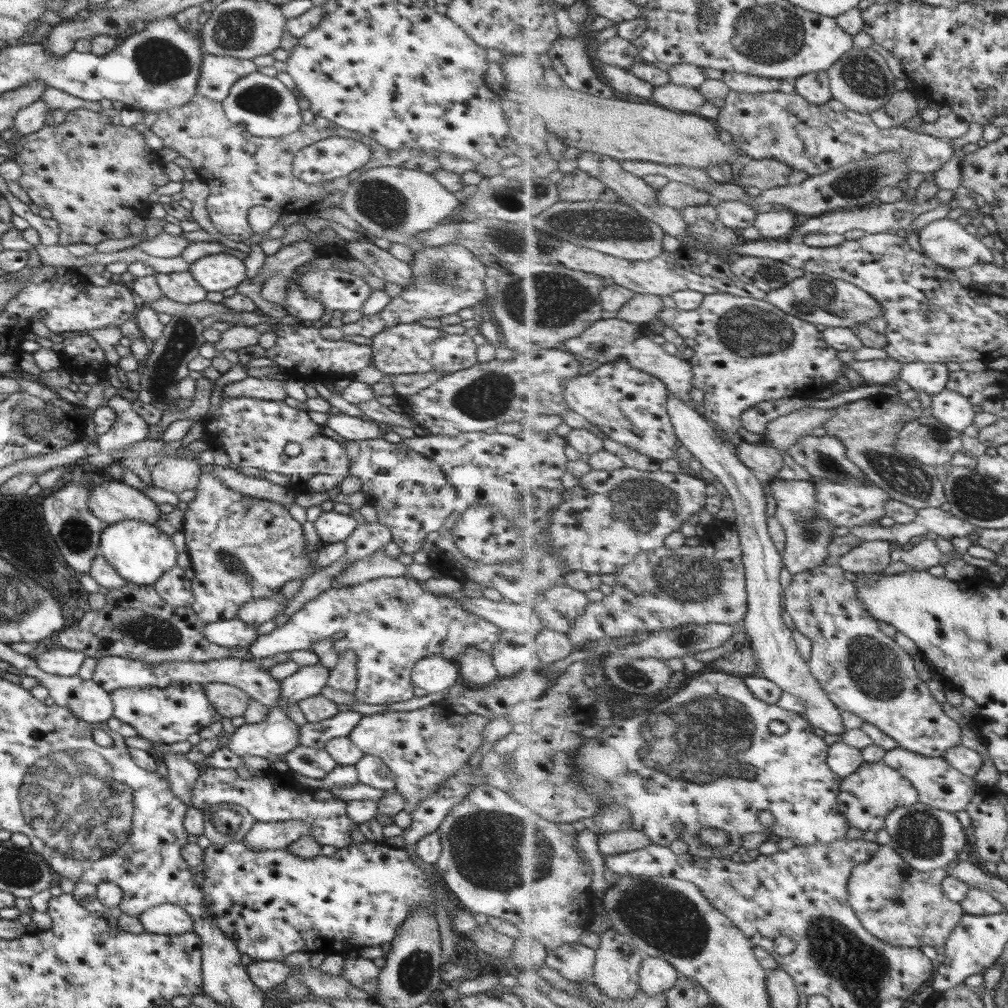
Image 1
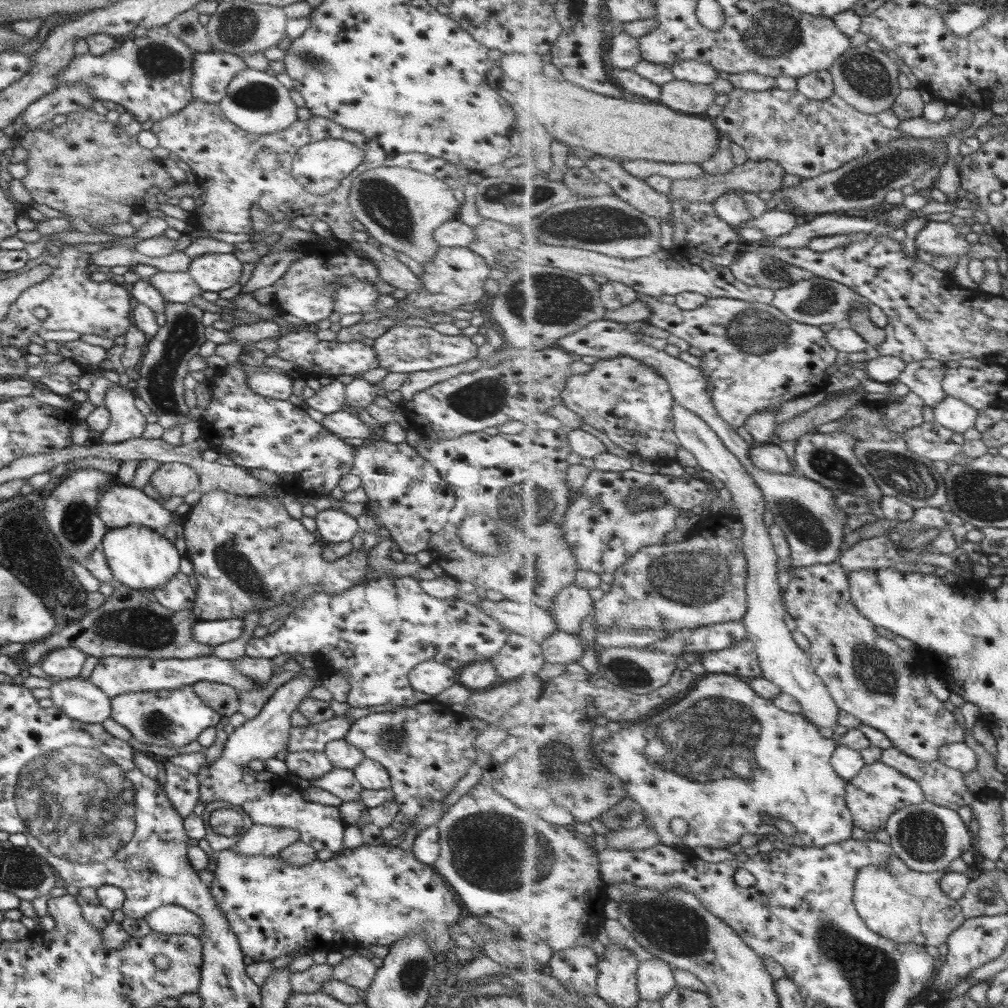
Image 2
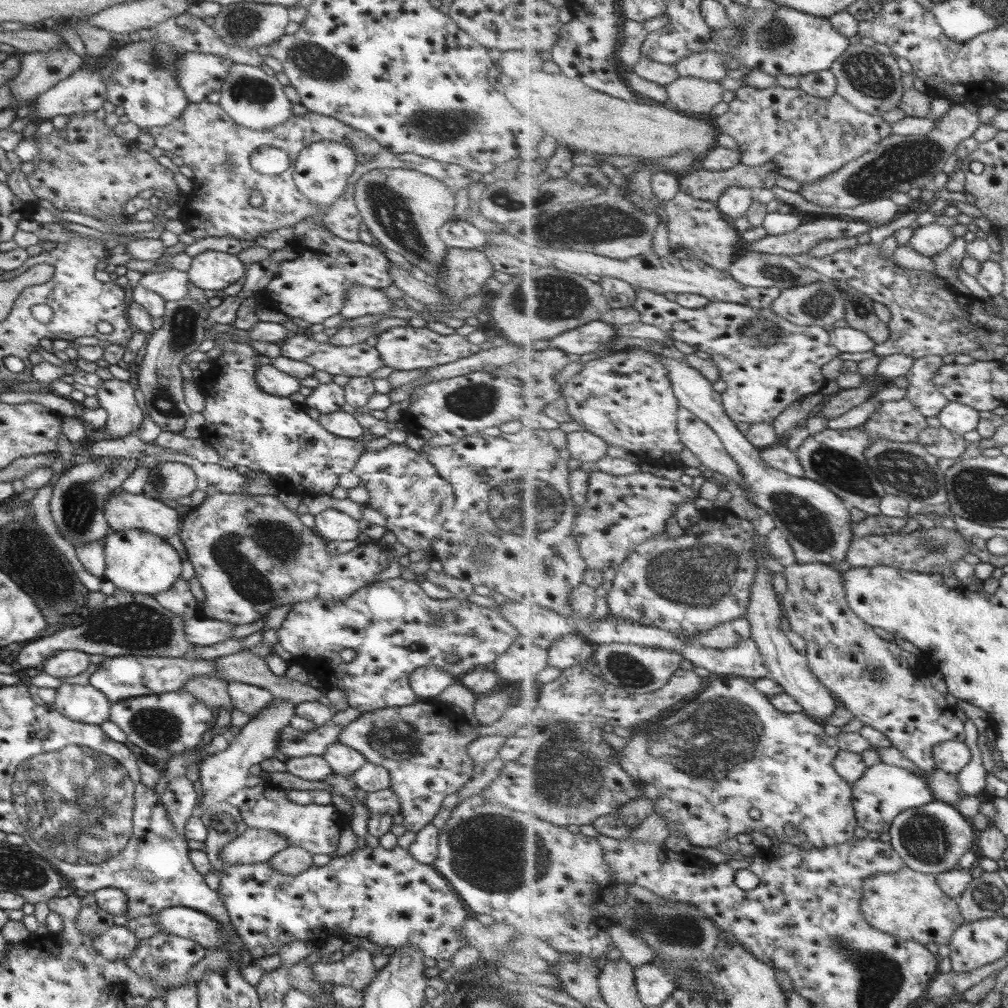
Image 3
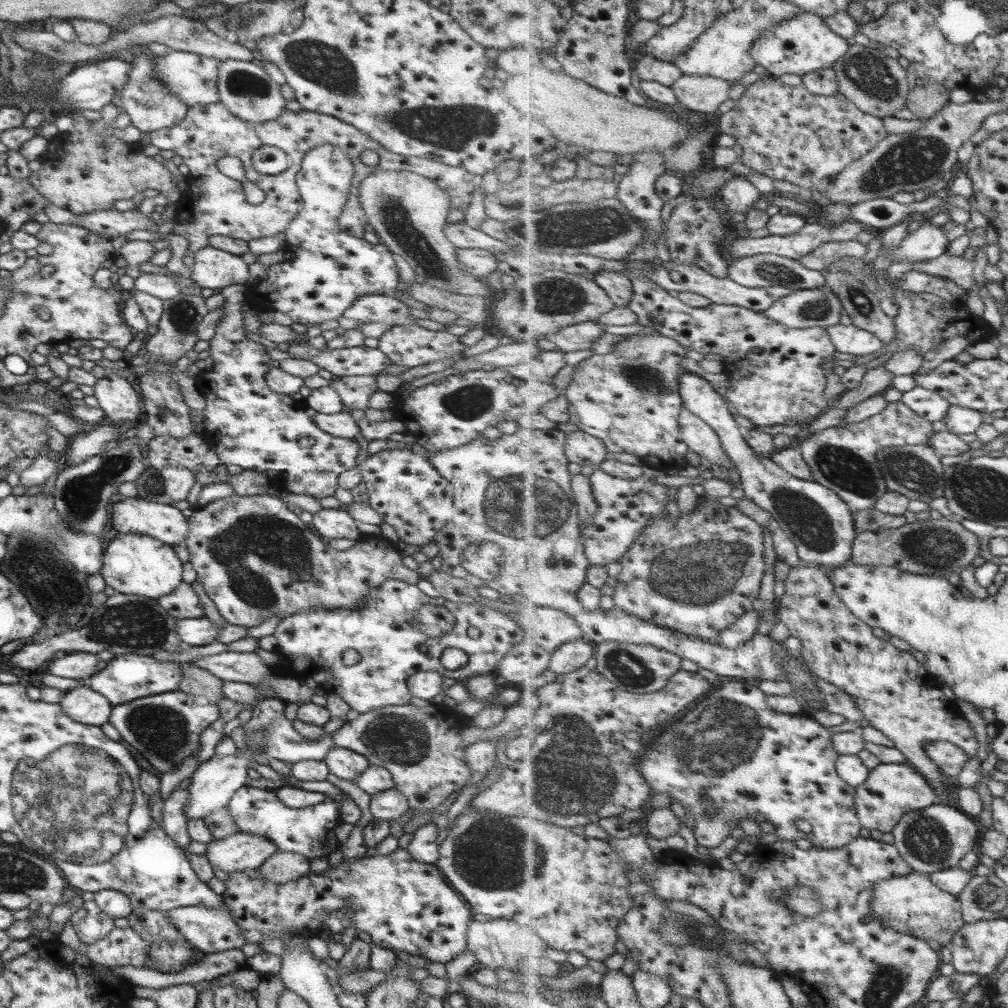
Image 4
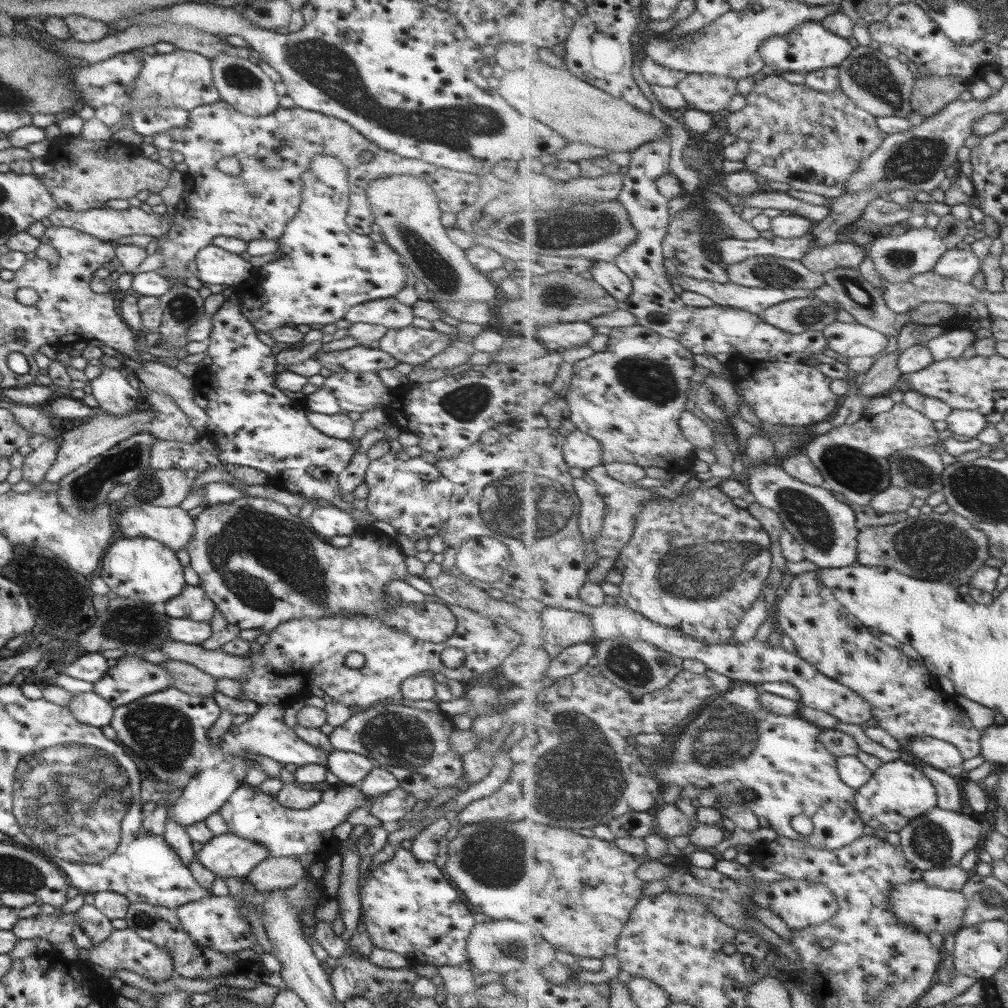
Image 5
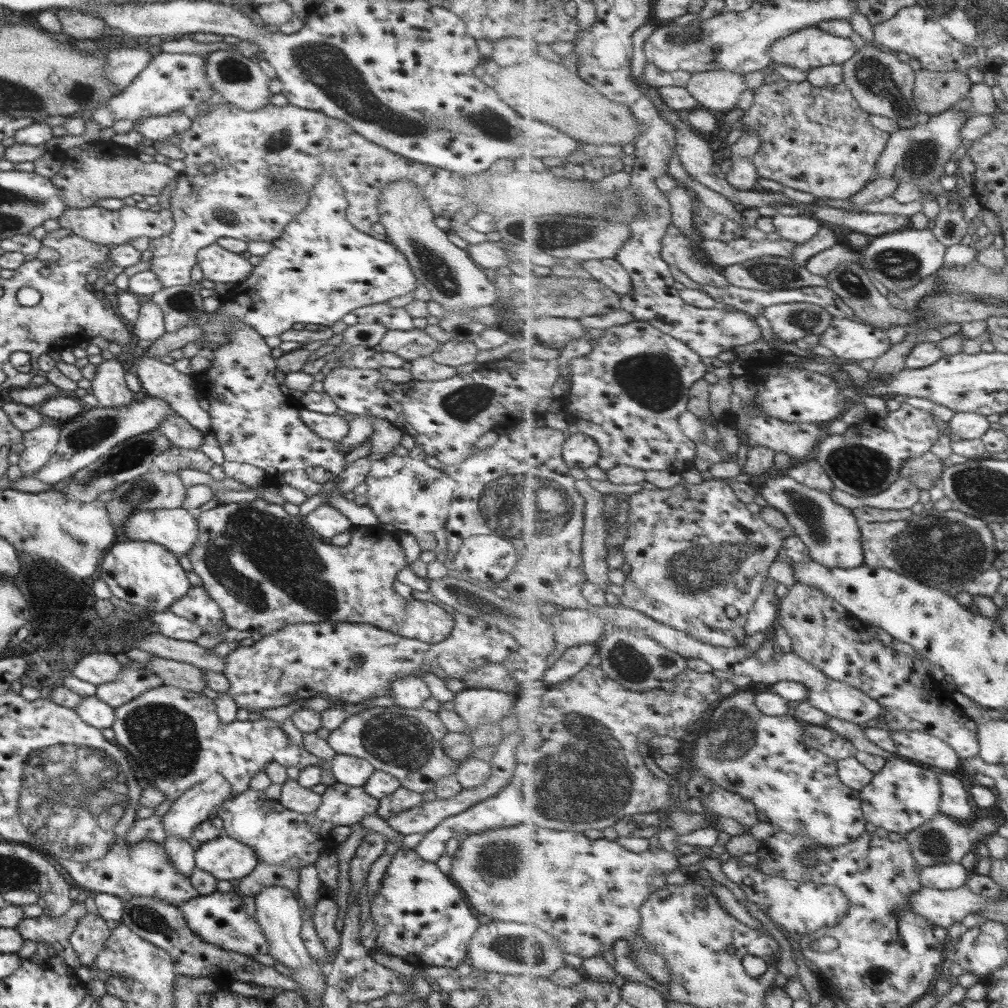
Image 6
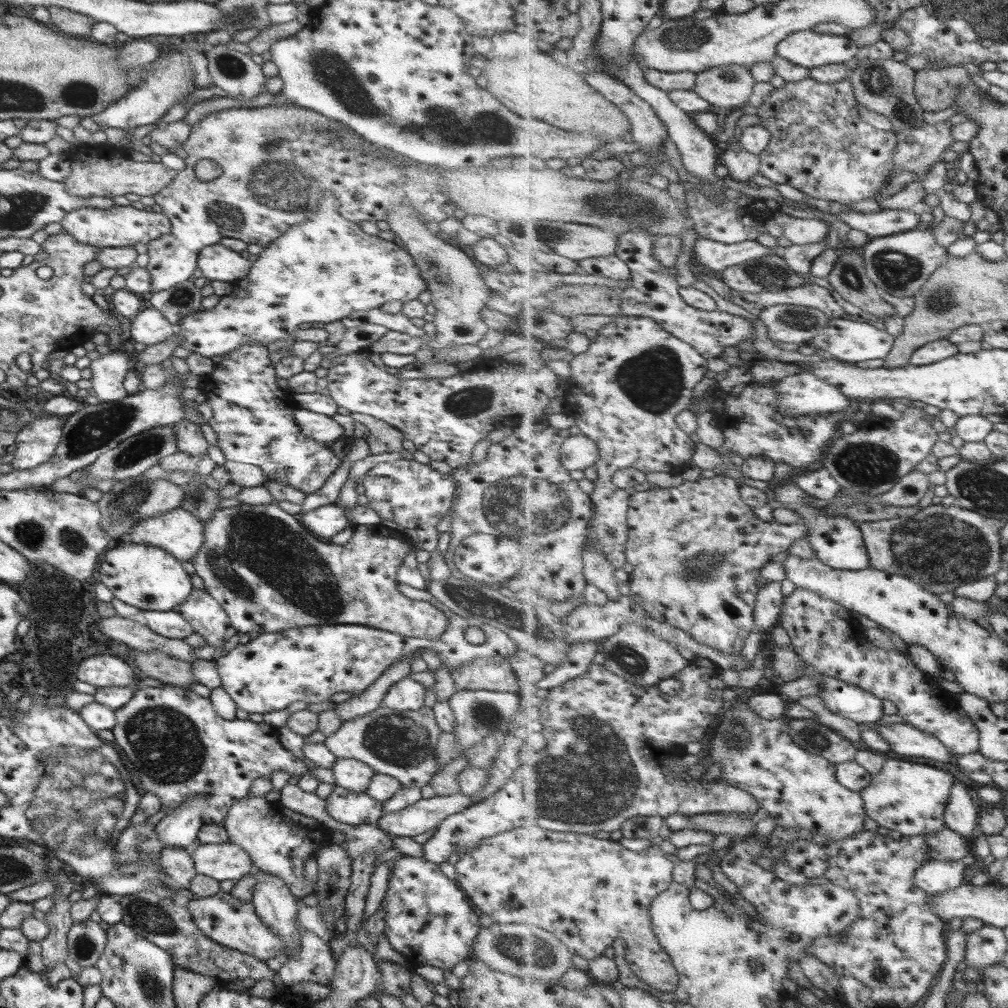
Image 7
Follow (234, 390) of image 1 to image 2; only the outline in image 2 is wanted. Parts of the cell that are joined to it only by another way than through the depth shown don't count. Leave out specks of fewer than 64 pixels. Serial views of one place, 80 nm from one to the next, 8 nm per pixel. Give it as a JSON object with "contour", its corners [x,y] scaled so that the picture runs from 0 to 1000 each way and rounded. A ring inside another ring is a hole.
{"contour":[[[259,364],[244,375],[244,382],[249,389],[259,393],[285,398],[290,391],[290,378],[285,371],[272,369],[270,365]]]}

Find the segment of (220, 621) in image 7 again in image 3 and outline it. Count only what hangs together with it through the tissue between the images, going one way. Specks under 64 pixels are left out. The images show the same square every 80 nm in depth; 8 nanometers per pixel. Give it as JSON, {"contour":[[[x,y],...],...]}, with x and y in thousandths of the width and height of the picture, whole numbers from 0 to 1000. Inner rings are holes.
{"contour":[[[176,574],[168,586],[160,587],[152,593],[158,601],[162,601],[168,608],[184,613],[196,611],[196,601],[185,575]]]}

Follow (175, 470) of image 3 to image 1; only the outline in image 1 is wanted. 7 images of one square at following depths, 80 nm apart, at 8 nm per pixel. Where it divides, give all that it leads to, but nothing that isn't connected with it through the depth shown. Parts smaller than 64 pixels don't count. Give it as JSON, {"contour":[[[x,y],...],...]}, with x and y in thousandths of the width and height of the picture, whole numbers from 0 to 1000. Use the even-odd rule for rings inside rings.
{"contour":[[[161,454],[149,467],[150,480],[174,490],[194,484],[198,473],[195,458],[180,454]]]}

